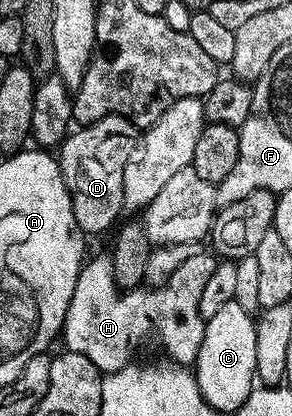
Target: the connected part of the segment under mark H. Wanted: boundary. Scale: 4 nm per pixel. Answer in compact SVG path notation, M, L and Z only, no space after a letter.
M201 250L180 263L164 286L150 291L144 288L131 289L121 295L123 298L106 304L97 301L98 296L106 292L105 282L98 280L97 274L90 270L83 272L78 276L74 297L66 311L63 345L71 352L83 354L105 374L129 365L132 342L144 339L154 327L157 336L166 345L168 356L179 365L191 365L198 356L206 329L205 321L197 318L198 303L202 300L204 286L208 286L208 278L212 278L219 263L217 255Z

